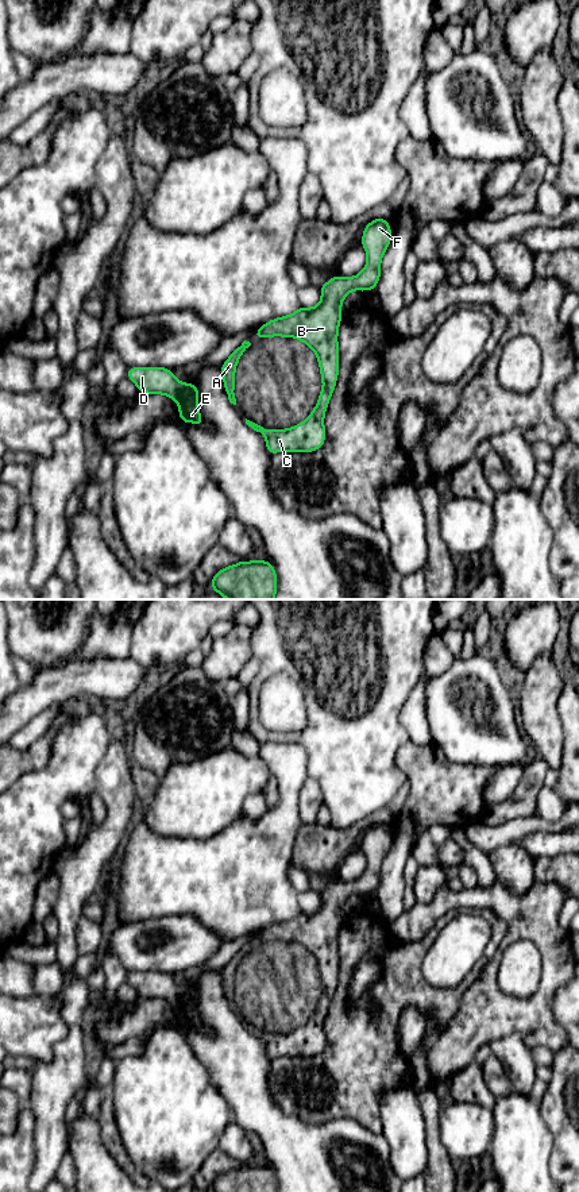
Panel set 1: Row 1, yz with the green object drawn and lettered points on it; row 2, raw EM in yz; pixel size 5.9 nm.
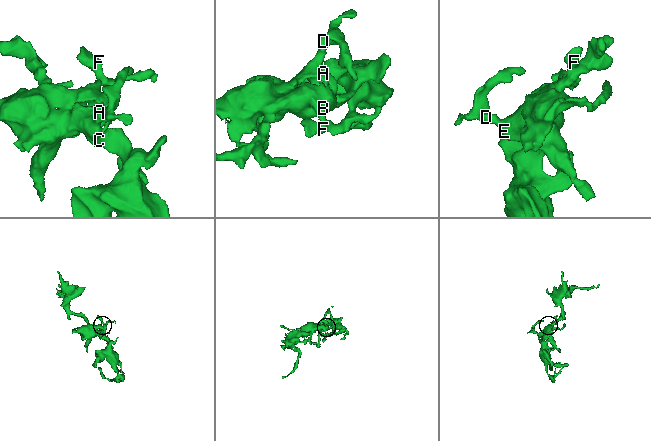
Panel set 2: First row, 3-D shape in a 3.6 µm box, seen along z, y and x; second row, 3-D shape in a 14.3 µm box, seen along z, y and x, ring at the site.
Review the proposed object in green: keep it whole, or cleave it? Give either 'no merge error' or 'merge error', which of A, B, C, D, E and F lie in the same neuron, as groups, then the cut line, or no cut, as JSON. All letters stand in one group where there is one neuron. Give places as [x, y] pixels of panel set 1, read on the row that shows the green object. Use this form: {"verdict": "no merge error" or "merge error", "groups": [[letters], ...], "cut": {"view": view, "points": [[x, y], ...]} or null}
{"verdict": "no merge error", "groups": [["A", "B", "C", "D", "E", "F"]], "cut": null}

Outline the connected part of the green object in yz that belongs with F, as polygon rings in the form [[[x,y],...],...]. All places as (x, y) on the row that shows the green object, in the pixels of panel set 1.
[[[378,217],[363,228],[362,246],[367,254],[364,269],[356,277],[336,275],[321,288],[321,301],[314,308],[300,306],[294,313],[273,319],[263,324],[254,337],[296,337],[309,346],[317,356],[323,389],[317,405],[309,417],[289,429],[265,429],[246,418],[246,424],[262,433],[270,455],[289,452],[312,452],[324,445],[324,416],[339,374],[339,324],[343,319],[341,302],[348,293],[375,289],[381,278],[381,261],[390,244],[389,221]]]

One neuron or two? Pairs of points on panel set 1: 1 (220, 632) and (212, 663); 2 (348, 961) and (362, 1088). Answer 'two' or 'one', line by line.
1: two
2: one

